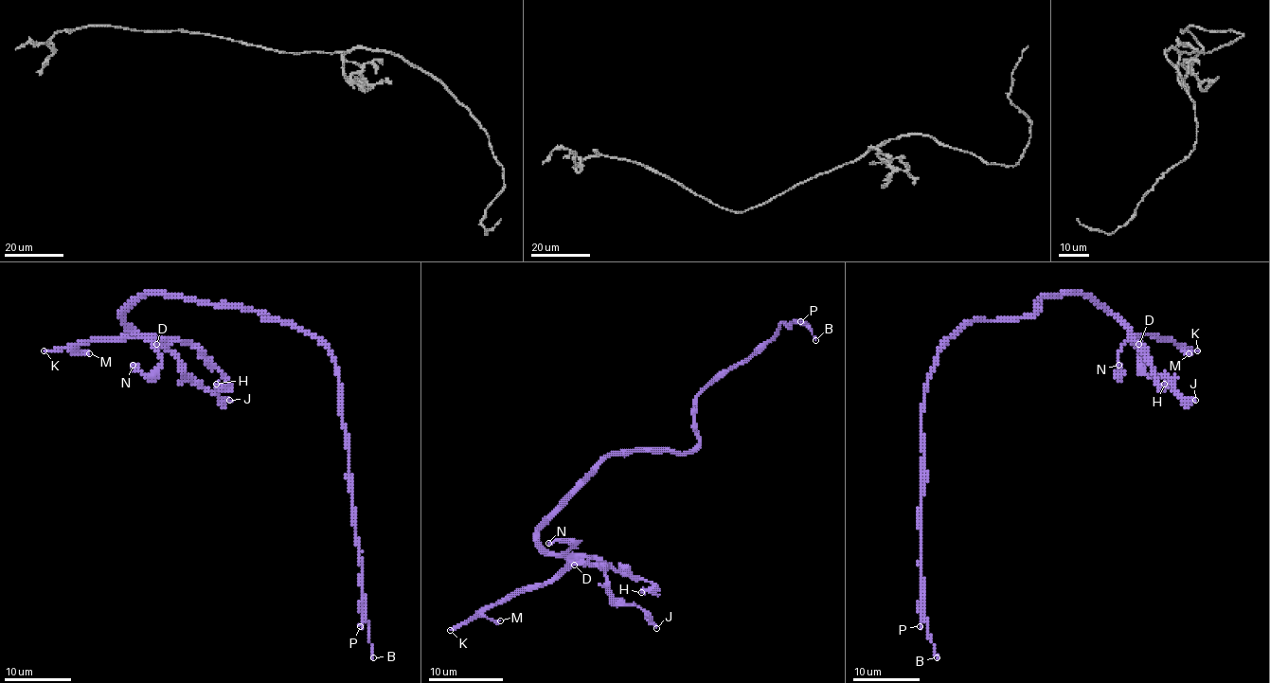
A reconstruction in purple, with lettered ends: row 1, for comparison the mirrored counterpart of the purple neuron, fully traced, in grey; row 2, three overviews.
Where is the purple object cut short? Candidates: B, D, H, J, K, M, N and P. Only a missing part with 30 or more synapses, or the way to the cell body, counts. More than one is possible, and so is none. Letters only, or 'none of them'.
K, M

